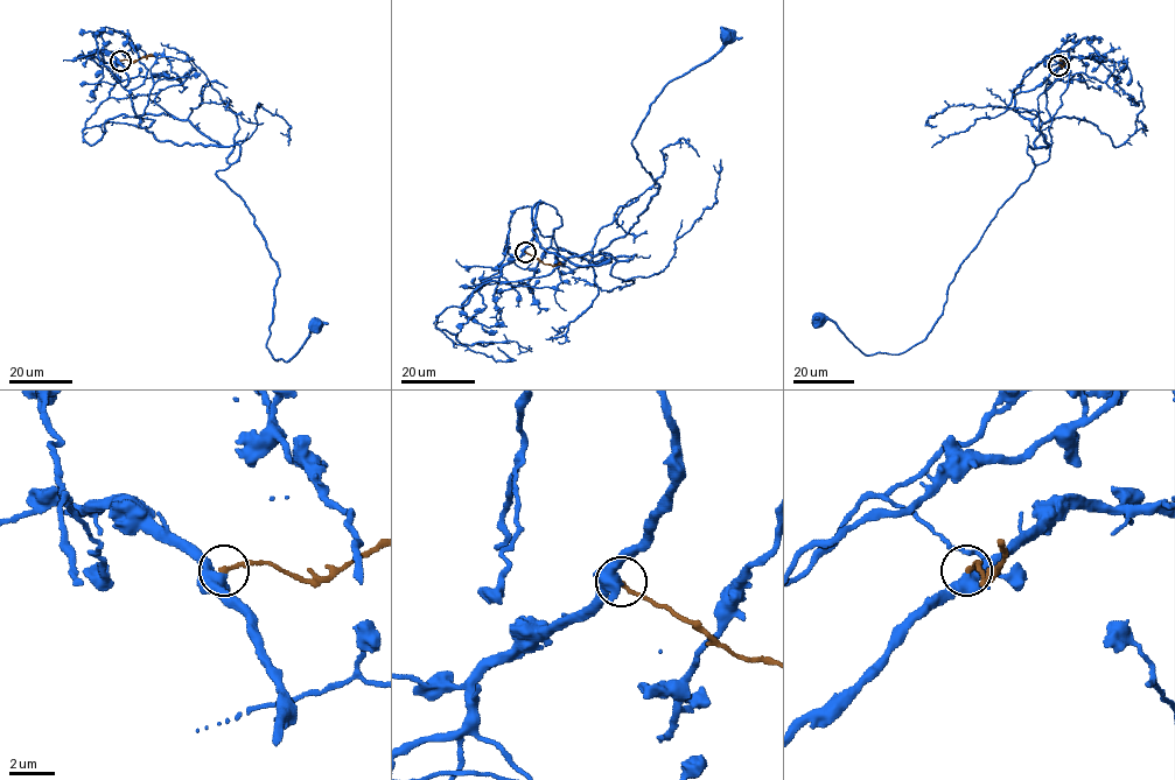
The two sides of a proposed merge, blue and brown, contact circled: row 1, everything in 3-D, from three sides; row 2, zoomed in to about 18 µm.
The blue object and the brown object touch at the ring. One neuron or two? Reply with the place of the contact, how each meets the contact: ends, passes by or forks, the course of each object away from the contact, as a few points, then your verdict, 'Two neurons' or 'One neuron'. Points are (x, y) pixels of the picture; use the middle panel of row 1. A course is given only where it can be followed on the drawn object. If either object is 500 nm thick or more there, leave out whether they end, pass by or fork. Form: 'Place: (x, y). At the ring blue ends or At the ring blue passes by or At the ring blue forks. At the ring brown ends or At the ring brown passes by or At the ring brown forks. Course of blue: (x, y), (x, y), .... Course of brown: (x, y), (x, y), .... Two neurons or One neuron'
Place: (525, 252). At the ring blue forks. At the ring brown ends. Course of blue: (525, 251), (538, 203), (546, 251), (635, 255), (600, 251), (658, 189), (631, 142), (726, 35). Course of brown: (525, 251), (550, 265), (562, 264). Two neurons

